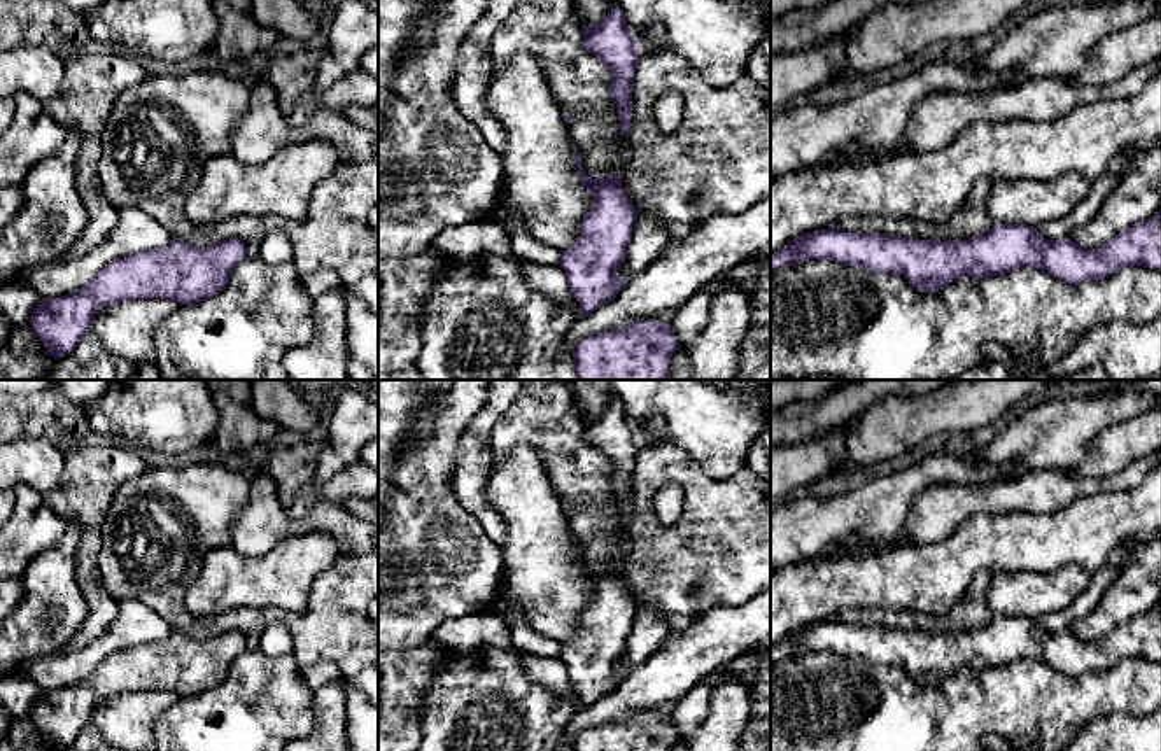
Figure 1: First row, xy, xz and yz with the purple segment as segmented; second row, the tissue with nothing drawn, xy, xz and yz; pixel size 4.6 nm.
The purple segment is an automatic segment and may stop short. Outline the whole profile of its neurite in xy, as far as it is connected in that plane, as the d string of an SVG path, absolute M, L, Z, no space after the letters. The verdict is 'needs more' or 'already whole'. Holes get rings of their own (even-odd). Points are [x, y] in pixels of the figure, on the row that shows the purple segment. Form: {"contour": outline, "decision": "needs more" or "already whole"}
{"contour": "M173 238L165 247L109 263L86 287L72 294L42 299L30 326L49 355L60 359L93 331L93 319L105 306L154 298L179 305L200 303L221 292L245 257L247 247L238 238L208 247L193 247Z", "decision": "already whole"}

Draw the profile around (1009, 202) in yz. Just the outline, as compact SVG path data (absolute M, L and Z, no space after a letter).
M1080 172L1051 180L995 180L986 210L1000 224L1038 226L1066 217L1089 193L1091 182Z

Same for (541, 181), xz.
M517 53L504 68L492 72L485 103L504 131L503 186L485 219L499 224L508 210L517 210L532 238L560 252L571 250L592 208L592 193L581 184L566 121L538 61Z

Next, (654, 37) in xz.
M657 21L644 28L643 46L648 47L646 51L643 51L644 54L657 56L660 53L665 53L665 35Z

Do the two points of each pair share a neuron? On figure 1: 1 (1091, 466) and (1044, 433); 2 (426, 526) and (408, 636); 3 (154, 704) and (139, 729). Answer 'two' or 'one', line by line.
1: two
2: one
3: one

